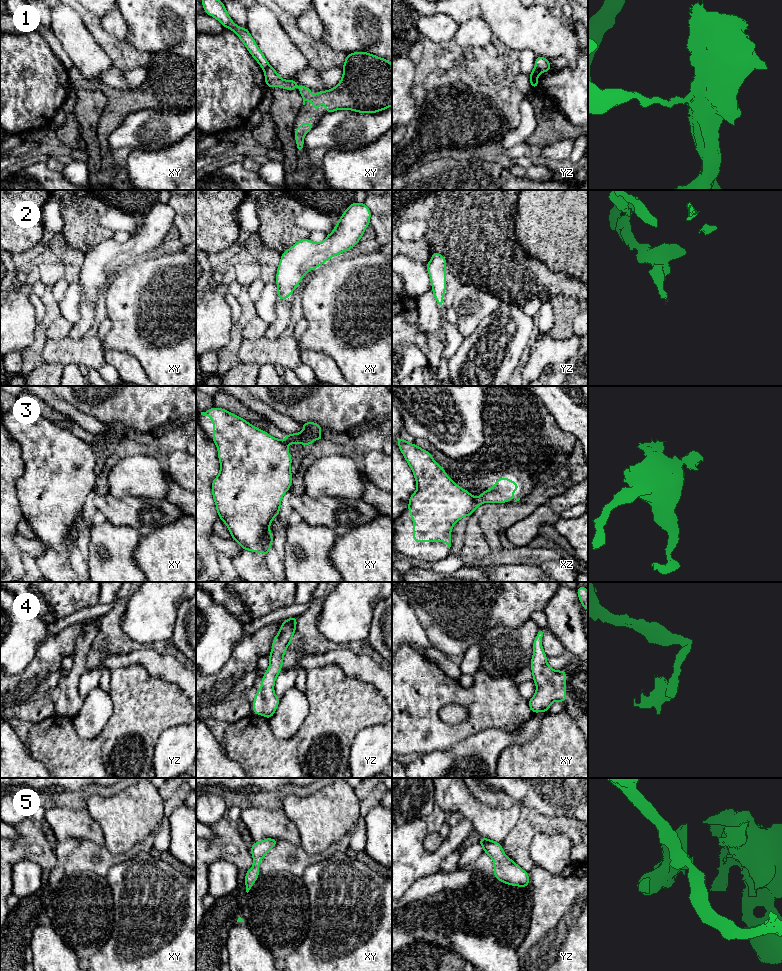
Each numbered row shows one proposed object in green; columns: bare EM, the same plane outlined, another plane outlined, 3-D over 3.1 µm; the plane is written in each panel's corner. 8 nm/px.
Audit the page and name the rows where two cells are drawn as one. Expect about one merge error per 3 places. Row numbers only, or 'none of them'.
1, 3

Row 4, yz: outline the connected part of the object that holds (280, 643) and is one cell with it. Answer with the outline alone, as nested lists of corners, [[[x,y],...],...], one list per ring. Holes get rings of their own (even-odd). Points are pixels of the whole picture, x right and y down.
[[[297,617],[285,619],[279,632],[272,642],[272,650],[269,657],[269,667],[261,680],[261,689],[256,690],[253,702],[253,713],[270,719],[279,704],[280,699],[275,695],[274,684],[284,660],[284,653],[292,641],[296,631]]]

